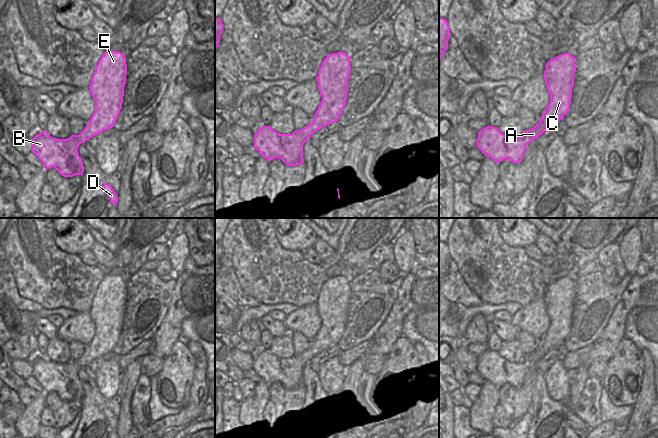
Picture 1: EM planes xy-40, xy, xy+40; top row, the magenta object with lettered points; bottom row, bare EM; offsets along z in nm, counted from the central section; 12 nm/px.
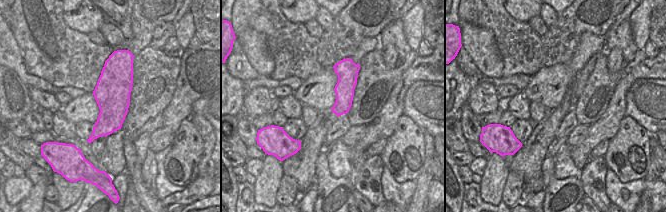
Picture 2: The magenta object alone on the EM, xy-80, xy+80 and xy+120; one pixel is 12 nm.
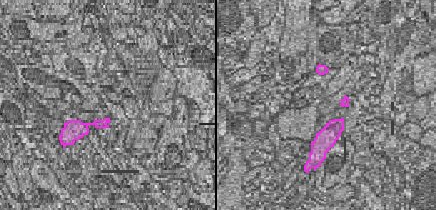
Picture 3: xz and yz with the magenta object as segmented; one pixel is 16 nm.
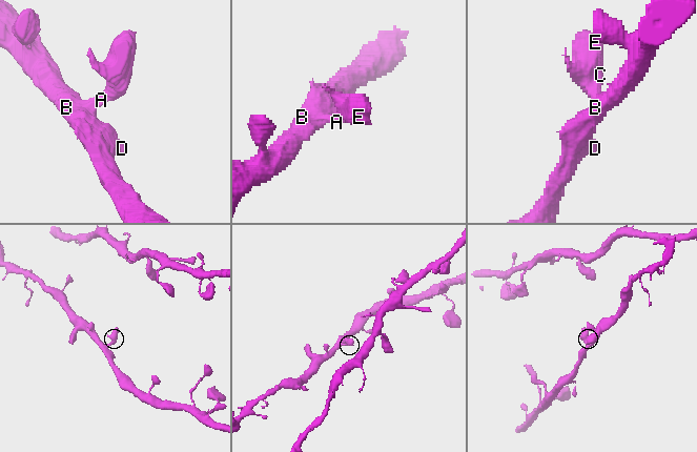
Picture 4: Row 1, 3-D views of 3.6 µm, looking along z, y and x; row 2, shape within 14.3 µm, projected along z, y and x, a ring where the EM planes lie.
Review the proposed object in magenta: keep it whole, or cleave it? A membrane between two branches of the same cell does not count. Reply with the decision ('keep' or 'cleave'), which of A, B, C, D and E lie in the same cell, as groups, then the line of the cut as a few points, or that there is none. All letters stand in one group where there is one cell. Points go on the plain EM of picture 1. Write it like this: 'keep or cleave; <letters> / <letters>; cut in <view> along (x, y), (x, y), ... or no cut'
keep; A B C D E; no cut

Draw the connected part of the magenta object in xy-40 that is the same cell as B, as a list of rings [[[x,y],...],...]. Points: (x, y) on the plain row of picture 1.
[[[106,275],[92,300],[89,312],[95,324],[95,335],[84,354],[79,359],[72,359],[67,363],[53,362],[47,355],[41,355],[32,363],[32,376],[41,384],[45,393],[54,391],[64,401],[83,399],[84,390],[78,377],[78,371],[93,360],[114,351],[122,332],[126,299],[126,281],[119,275]]]

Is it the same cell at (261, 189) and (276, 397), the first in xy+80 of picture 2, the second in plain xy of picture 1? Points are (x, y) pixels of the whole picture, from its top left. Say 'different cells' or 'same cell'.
different cells

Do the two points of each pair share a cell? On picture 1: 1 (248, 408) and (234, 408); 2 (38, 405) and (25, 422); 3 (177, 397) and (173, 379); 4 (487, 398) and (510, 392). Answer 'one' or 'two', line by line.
1: two
2: one
3: one
4: two

